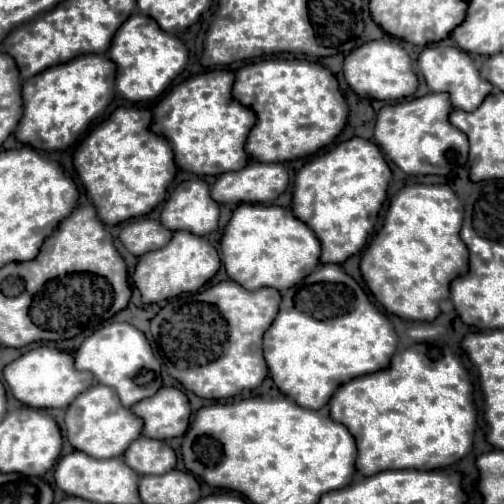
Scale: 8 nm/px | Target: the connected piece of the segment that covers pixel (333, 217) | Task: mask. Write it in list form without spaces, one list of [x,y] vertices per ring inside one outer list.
[[[353,137],[349,141],[335,145],[331,151],[315,157],[303,169],[299,169],[299,173],[295,175],[295,183],[293,183],[295,187],[293,189],[293,213],[305,225],[309,225],[313,233],[319,237],[323,245],[321,263],[343,263],[351,255],[363,250],[368,237],[374,231],[375,222],[379,217],[384,217],[387,211],[389,179],[391,179],[391,169],[381,149],[375,143],[361,139],[361,137]]]

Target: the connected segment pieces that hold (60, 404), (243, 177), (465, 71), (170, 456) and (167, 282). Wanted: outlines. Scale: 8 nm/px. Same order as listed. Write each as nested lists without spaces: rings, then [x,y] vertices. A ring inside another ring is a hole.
[[[37,347],[21,355],[3,369],[3,379],[17,401],[35,409],[65,409],[79,393],[87,391],[95,383],[89,371],[77,371],[73,367],[71,353],[53,347]]]
[[[249,163],[241,171],[223,173],[211,187],[217,203],[269,203],[277,199],[289,183],[281,163]]]
[[[427,47],[421,51],[417,63],[433,93],[449,93],[453,109],[461,109],[461,111],[477,109],[493,89],[493,85],[487,83],[479,75],[477,67],[469,59],[469,55],[457,47]]]
[[[139,437],[123,453],[123,461],[139,475],[163,475],[175,467],[177,457],[165,441]]]
[[[175,231],[163,249],[155,249],[155,253],[145,253],[137,259],[133,283],[139,289],[143,303],[151,305],[163,299],[171,299],[179,293],[199,291],[219,271],[219,267],[219,253],[205,237],[197,237],[189,231]]]

